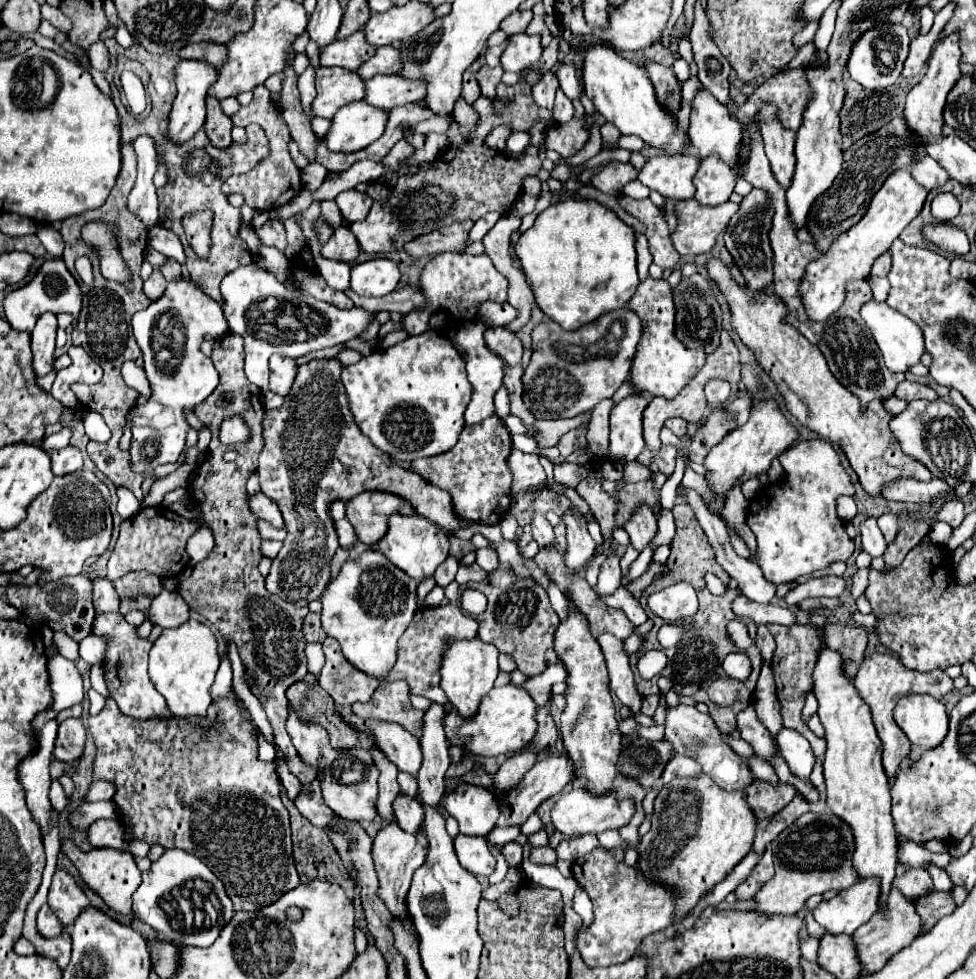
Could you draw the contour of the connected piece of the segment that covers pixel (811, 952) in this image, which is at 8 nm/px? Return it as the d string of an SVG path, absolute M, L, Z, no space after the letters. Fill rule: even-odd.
M807 937L801 943L801 955L805 955L807 961L811 961L811 963L817 963L817 949L819 949L819 941L817 939Z

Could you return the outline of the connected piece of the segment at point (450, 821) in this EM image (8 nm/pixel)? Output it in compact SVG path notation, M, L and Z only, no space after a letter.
M442 804L438 807L438 811L440 811L441 814L445 817L446 830L448 834L454 839L459 834L457 821L446 811Z

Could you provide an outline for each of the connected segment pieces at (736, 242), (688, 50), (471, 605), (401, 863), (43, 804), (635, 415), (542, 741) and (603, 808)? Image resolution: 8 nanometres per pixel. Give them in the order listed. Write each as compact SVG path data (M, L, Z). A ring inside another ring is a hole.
M753 189L747 197L743 197L741 209L733 215L733 221L729 221L725 235L723 235L725 247L733 255L737 267L741 269L747 287L753 291L755 289L761 291L773 281L769 279L773 277L773 251L769 243L771 223L773 223L773 205L771 205L769 193L765 189Z
M688 38L682 39L679 42L679 54L682 58L684 58L688 62L691 75L692 76L697 75L698 68L694 61L691 43Z
M467 589L465 595L463 595L463 607L465 607L467 613L479 615L479 613L487 607L487 597L481 595L481 593L475 591L475 589Z
M391 823L391 825L383 827L377 833L377 837L373 839L371 855L373 855L375 871L379 877L377 893L379 893L379 897L383 897L383 901L389 907L389 911L393 913L393 917L403 917L403 925L411 925L411 929L413 929L413 921L407 911L407 893L411 887L411 877L423 865L427 853L429 853L429 841L427 841L423 825L417 833L407 833L397 823Z
M56 719L47 722L39 734L39 752L32 754L31 757L25 757L17 767L19 781L25 789L27 807L33 813L35 821L39 823L43 835L47 833L47 827L49 827L50 762L58 726L59 722Z
M635 391L611 409L609 453L613 461L635 461L641 449L645 447L641 417L649 401L649 395Z
M539 707L539 715L537 715L539 729L537 729L537 737L533 739L535 749L545 749L545 747L553 745L557 739L557 727L547 711L549 711L549 707Z
M575 787L569 793L559 797L559 801L555 803L555 807L551 811L551 819L553 819L555 829L559 829L561 833L583 835L583 833L601 833L605 829L621 829L623 825L627 825L627 821L633 817L633 813L635 813L633 797L625 797L619 801L615 789L597 795L585 787Z

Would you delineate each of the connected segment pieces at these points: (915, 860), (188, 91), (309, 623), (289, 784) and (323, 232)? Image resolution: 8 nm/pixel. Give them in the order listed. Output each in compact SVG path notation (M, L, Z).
M899 835L897 859L901 865L909 865L911 869L915 869L915 867L923 867L925 863L935 863L937 867L947 867L955 857L953 855L949 857L949 853L931 853L925 847Z
M181 59L175 67L175 85L177 85L177 97L173 101L173 109L169 115L169 137L187 141L193 137L193 133L203 127L205 123L205 113L207 113L207 93L217 81L217 67L207 63L207 61L193 61L193 59Z
M309 613L303 621L303 633L305 633L305 639L311 641L311 643L323 643L325 641L325 631L321 629L321 615L319 613Z
M277 751L277 771L279 771L279 779L283 781L283 787L287 791L287 797L291 801L295 801L303 789L303 783L297 781L297 777L293 777L293 773L289 773L289 769L281 757L281 751Z
M319 217L319 219L313 223L313 229L315 229L317 239L319 239L321 245L325 245L325 243L329 241L329 237L333 235L333 227L331 227L323 217Z

